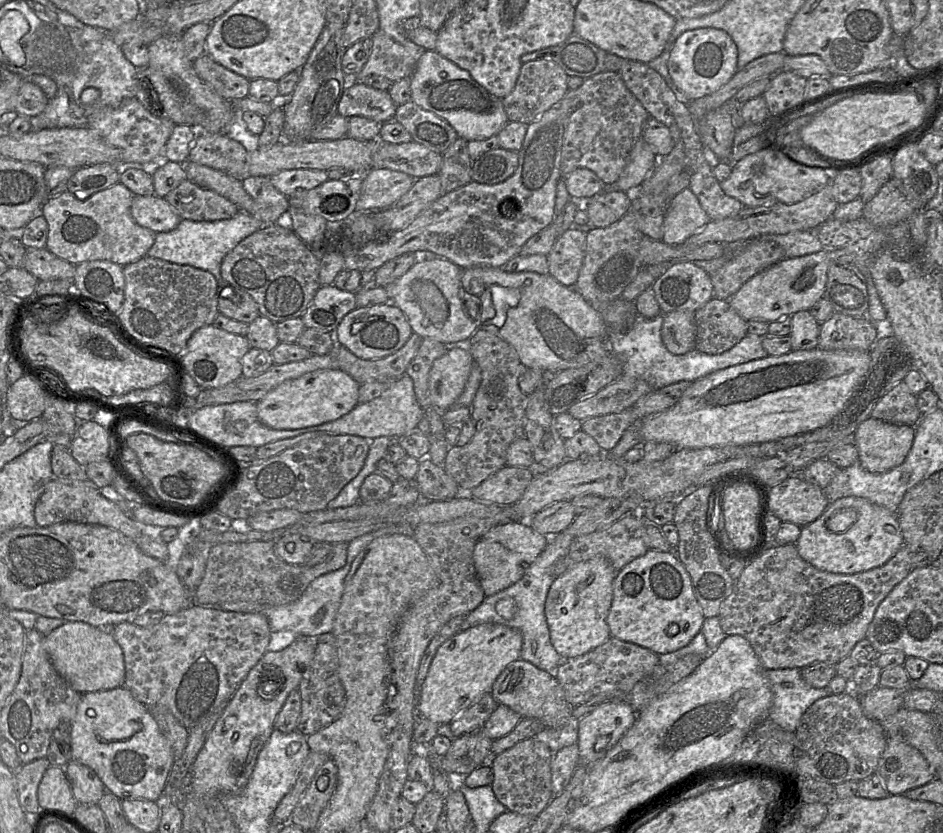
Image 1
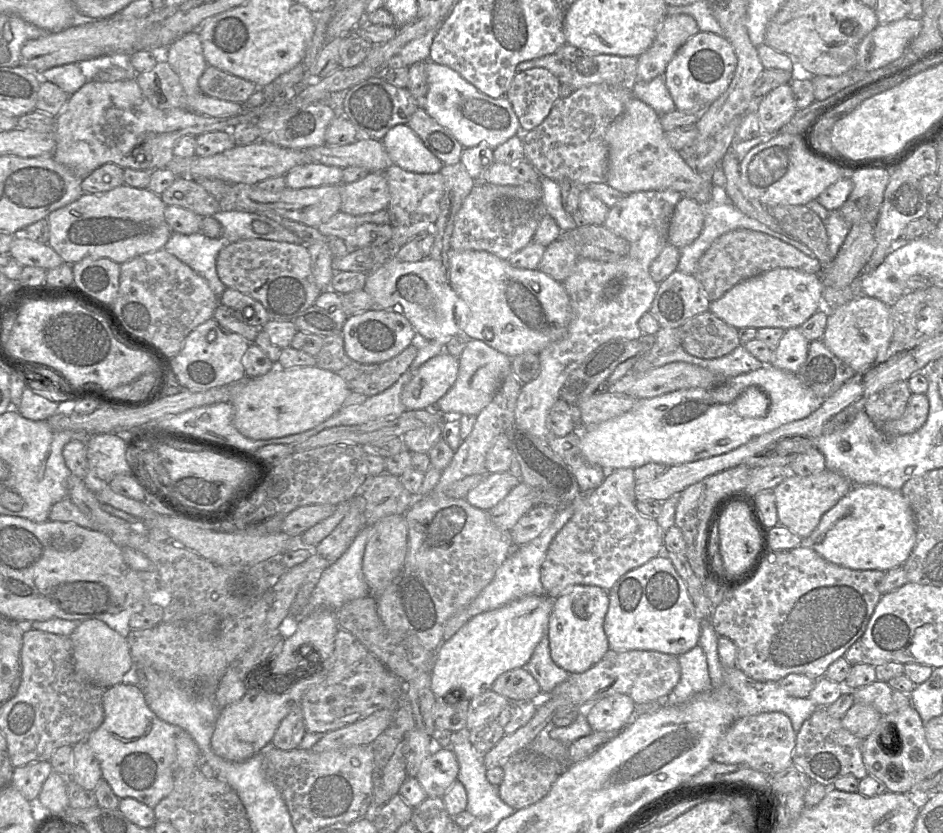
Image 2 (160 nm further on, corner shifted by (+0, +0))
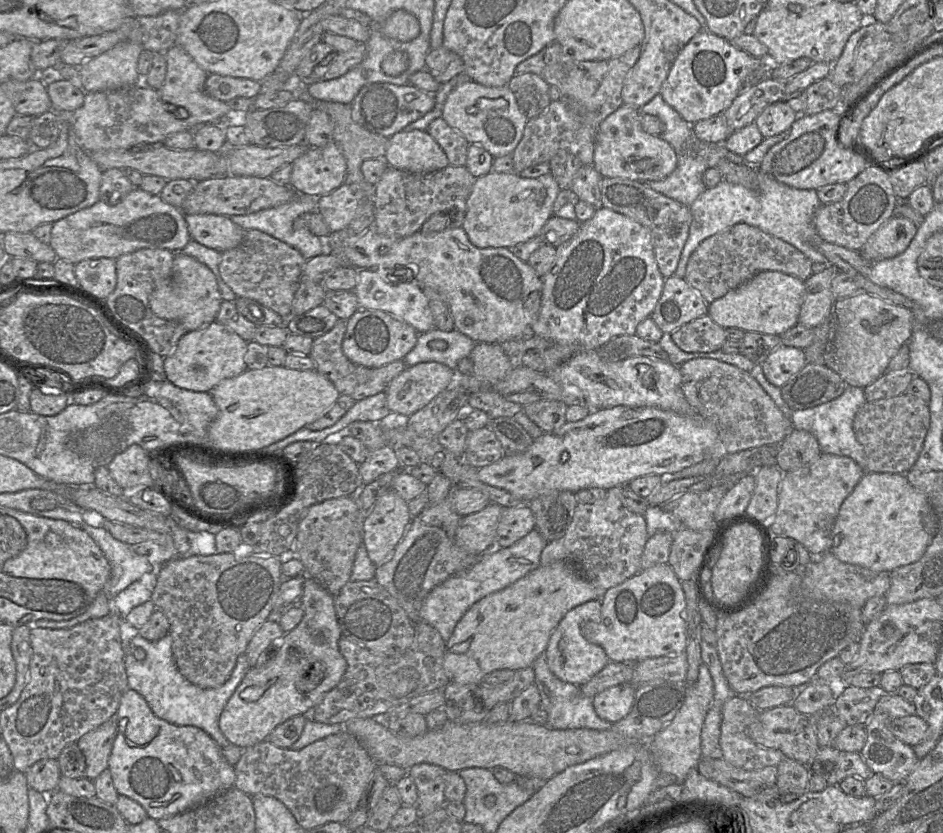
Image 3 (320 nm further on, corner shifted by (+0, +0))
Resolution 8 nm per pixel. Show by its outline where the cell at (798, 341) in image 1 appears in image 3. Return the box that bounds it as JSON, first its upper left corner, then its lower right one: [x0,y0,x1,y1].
[761,344,806,388]

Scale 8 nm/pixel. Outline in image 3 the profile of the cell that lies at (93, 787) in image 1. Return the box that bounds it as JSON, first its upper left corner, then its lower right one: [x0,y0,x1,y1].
[77,717,117,780]

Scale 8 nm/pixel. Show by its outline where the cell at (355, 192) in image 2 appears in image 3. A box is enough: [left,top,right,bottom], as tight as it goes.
[317,183,358,233]

